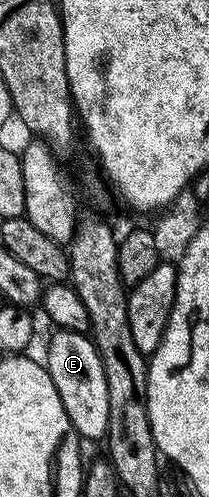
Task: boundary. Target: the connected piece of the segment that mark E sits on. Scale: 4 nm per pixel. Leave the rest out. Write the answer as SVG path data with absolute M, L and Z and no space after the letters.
M56 329L47 346L45 367L63 400L64 411L77 434L86 441L104 439L109 431L106 372L92 339L82 331Z

